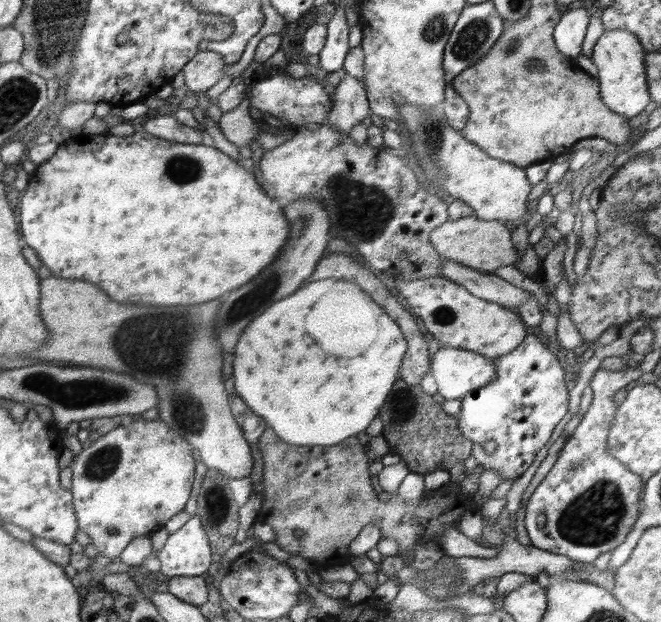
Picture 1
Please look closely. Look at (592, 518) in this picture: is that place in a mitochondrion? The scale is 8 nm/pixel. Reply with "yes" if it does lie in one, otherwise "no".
yes

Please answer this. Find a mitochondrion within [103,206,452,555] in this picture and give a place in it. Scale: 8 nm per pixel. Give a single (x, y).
(158, 346)

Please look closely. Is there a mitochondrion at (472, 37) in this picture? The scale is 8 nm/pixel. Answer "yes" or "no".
yes

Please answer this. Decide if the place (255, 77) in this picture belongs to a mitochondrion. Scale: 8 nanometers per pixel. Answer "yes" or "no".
no

